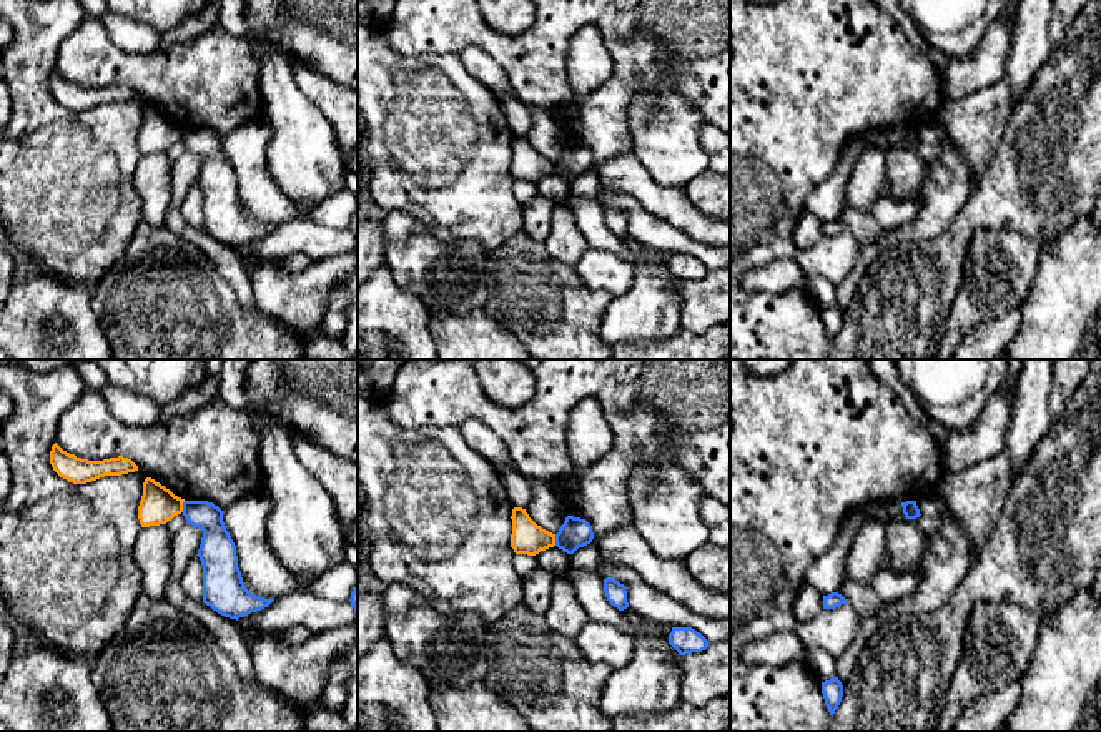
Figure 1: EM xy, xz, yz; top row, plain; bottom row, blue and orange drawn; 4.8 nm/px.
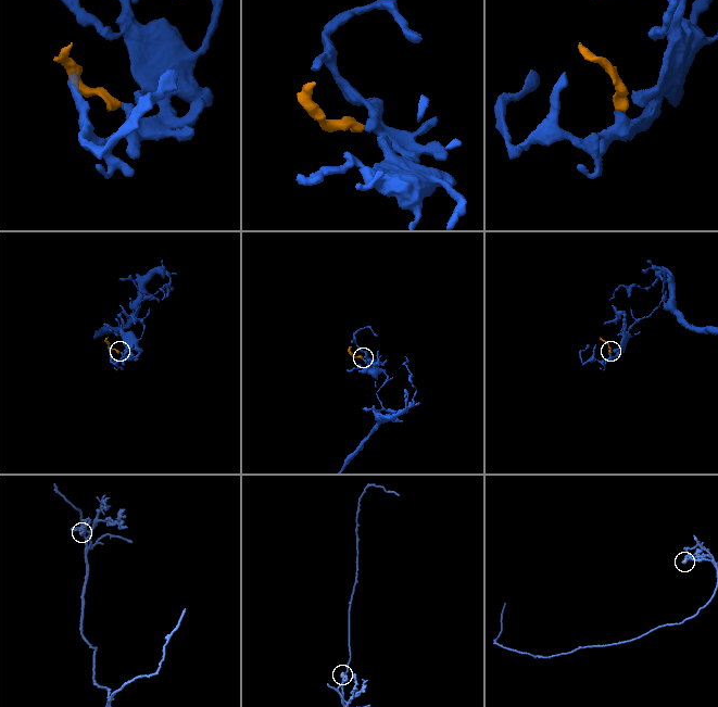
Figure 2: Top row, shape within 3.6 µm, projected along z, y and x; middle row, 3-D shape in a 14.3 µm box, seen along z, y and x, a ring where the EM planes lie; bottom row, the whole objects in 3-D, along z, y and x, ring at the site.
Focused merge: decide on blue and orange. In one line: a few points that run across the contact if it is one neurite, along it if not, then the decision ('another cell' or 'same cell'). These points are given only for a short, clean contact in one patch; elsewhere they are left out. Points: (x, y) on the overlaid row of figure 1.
xy (185, 501), (182, 511) | another cell

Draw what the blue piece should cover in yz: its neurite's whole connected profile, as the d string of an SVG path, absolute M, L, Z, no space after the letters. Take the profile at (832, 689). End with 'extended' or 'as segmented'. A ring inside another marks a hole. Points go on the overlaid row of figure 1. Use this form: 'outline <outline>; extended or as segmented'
outline M838 677L822 682L822 694L825 699L825 705L833 717L835 710L838 709L842 697L843 697L843 685Z; as segmented

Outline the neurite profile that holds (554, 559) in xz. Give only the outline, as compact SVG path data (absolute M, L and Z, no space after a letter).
M557 546L549 547L536 554L539 567L550 571L557 577L564 577L570 567L570 554L564 552Z

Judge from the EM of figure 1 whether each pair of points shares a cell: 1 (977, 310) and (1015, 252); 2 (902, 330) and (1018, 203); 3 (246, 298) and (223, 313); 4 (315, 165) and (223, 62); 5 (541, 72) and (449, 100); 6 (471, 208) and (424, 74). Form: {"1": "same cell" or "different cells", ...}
{"1": "same cell", "2": "same cell", "3": "different cells", "4": "different cells", "5": "different cells", "6": "same cell"}

